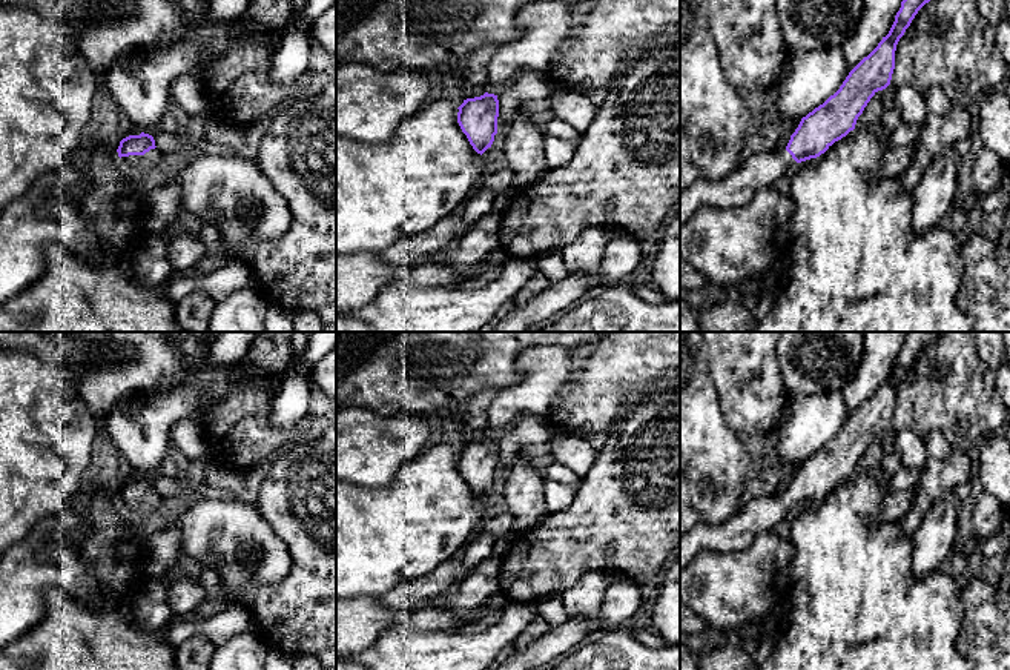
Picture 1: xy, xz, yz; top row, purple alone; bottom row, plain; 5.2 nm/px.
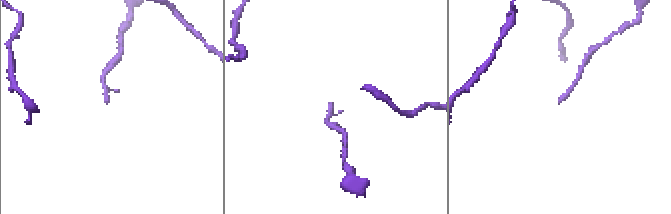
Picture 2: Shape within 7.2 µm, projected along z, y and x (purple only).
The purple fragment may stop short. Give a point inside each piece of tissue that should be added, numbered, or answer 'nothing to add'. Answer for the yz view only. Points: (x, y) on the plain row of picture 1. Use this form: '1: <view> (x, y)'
1: yz (762, 514)

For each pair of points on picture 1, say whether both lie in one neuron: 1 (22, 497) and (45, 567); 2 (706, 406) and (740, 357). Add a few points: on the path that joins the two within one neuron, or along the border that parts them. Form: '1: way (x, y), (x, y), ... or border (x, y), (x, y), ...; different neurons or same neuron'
1: border (65, 510), (46, 514), (16, 543); different neurons
2: border (708, 355), (709, 377), (722, 415), (728, 424); different neurons

